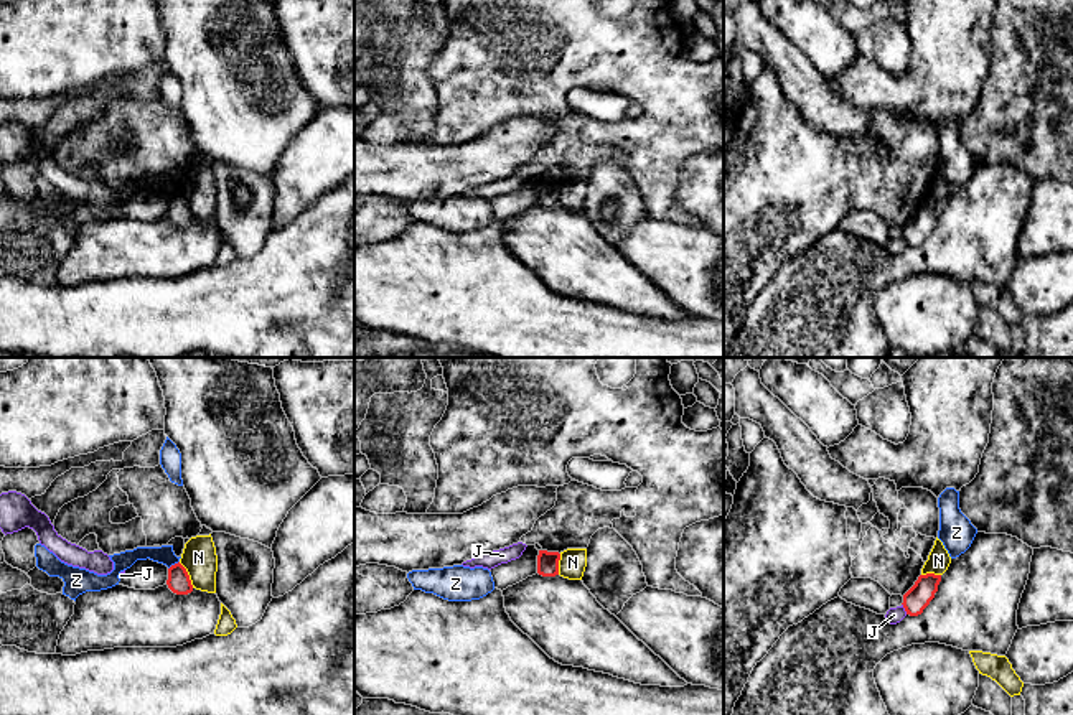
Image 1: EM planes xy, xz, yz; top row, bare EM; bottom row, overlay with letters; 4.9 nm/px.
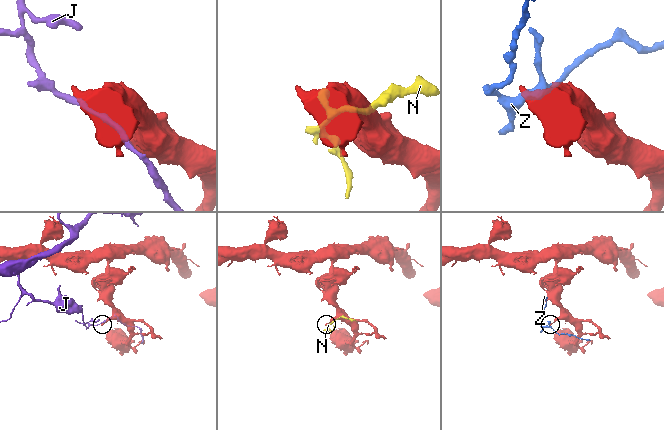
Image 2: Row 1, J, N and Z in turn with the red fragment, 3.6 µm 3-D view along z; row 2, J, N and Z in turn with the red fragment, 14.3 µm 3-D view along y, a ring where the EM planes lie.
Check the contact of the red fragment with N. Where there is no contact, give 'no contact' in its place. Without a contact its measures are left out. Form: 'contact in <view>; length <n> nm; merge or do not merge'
contact in xy; length 150 nm; do not merge

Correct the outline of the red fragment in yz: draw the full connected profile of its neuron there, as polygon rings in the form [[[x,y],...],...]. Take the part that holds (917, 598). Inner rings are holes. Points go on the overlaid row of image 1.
[[[920,575],[915,585],[903,595],[903,608],[907,615],[918,616],[930,605],[938,591],[941,575]]]

